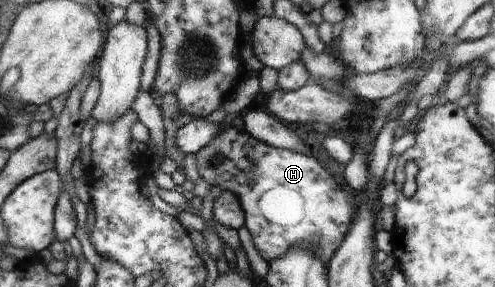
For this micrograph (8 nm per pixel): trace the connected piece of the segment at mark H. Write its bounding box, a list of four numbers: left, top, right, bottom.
[195,121,356,264]

